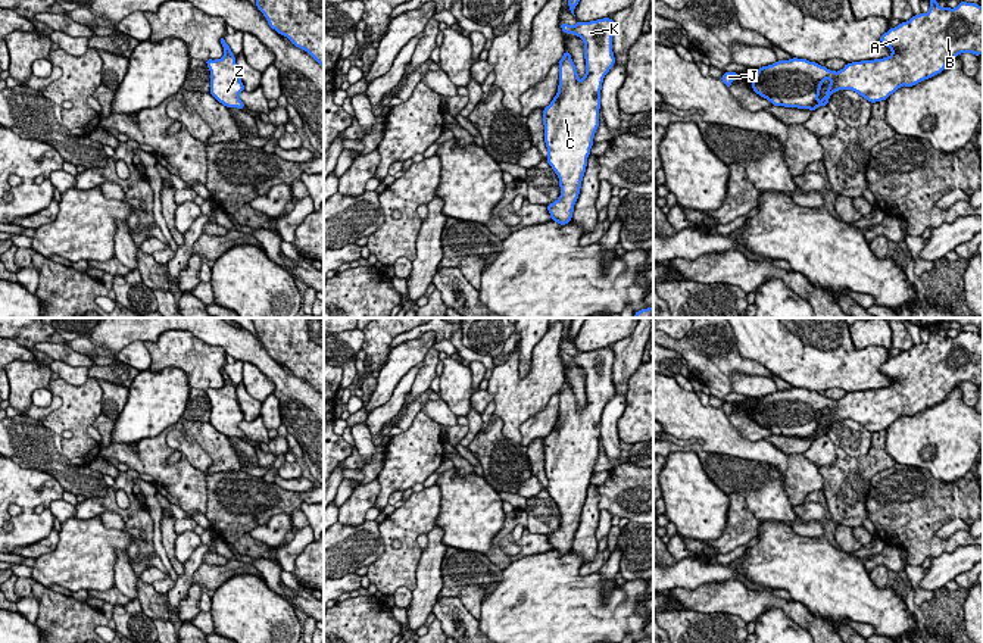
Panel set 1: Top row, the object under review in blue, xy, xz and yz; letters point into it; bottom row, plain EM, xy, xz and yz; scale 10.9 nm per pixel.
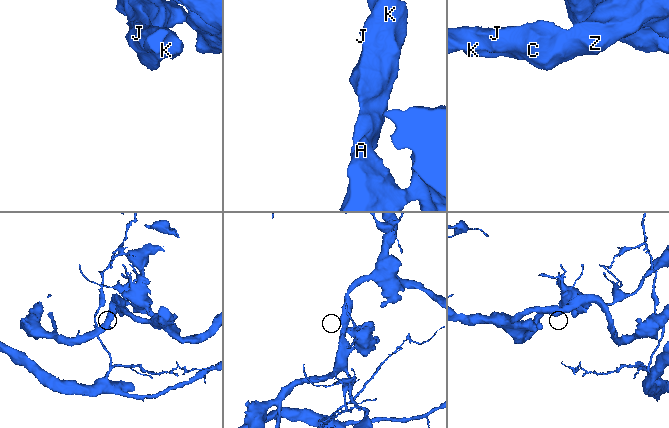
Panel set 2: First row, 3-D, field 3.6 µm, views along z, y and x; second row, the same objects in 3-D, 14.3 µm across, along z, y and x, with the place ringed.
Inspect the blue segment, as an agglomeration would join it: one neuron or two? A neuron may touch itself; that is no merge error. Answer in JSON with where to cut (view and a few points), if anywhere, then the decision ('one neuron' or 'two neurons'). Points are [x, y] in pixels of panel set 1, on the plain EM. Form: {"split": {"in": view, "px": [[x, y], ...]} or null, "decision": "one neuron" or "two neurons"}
{"split": null, "decision": "one neuron"}

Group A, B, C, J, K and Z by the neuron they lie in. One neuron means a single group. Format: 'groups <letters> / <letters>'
groups A B C J K Z

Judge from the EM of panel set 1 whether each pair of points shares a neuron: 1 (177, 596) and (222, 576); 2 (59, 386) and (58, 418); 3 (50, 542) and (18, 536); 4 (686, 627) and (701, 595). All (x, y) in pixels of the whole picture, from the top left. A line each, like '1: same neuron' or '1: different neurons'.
1: different neurons
2: same neuron
3: different neurons
4: different neurons

